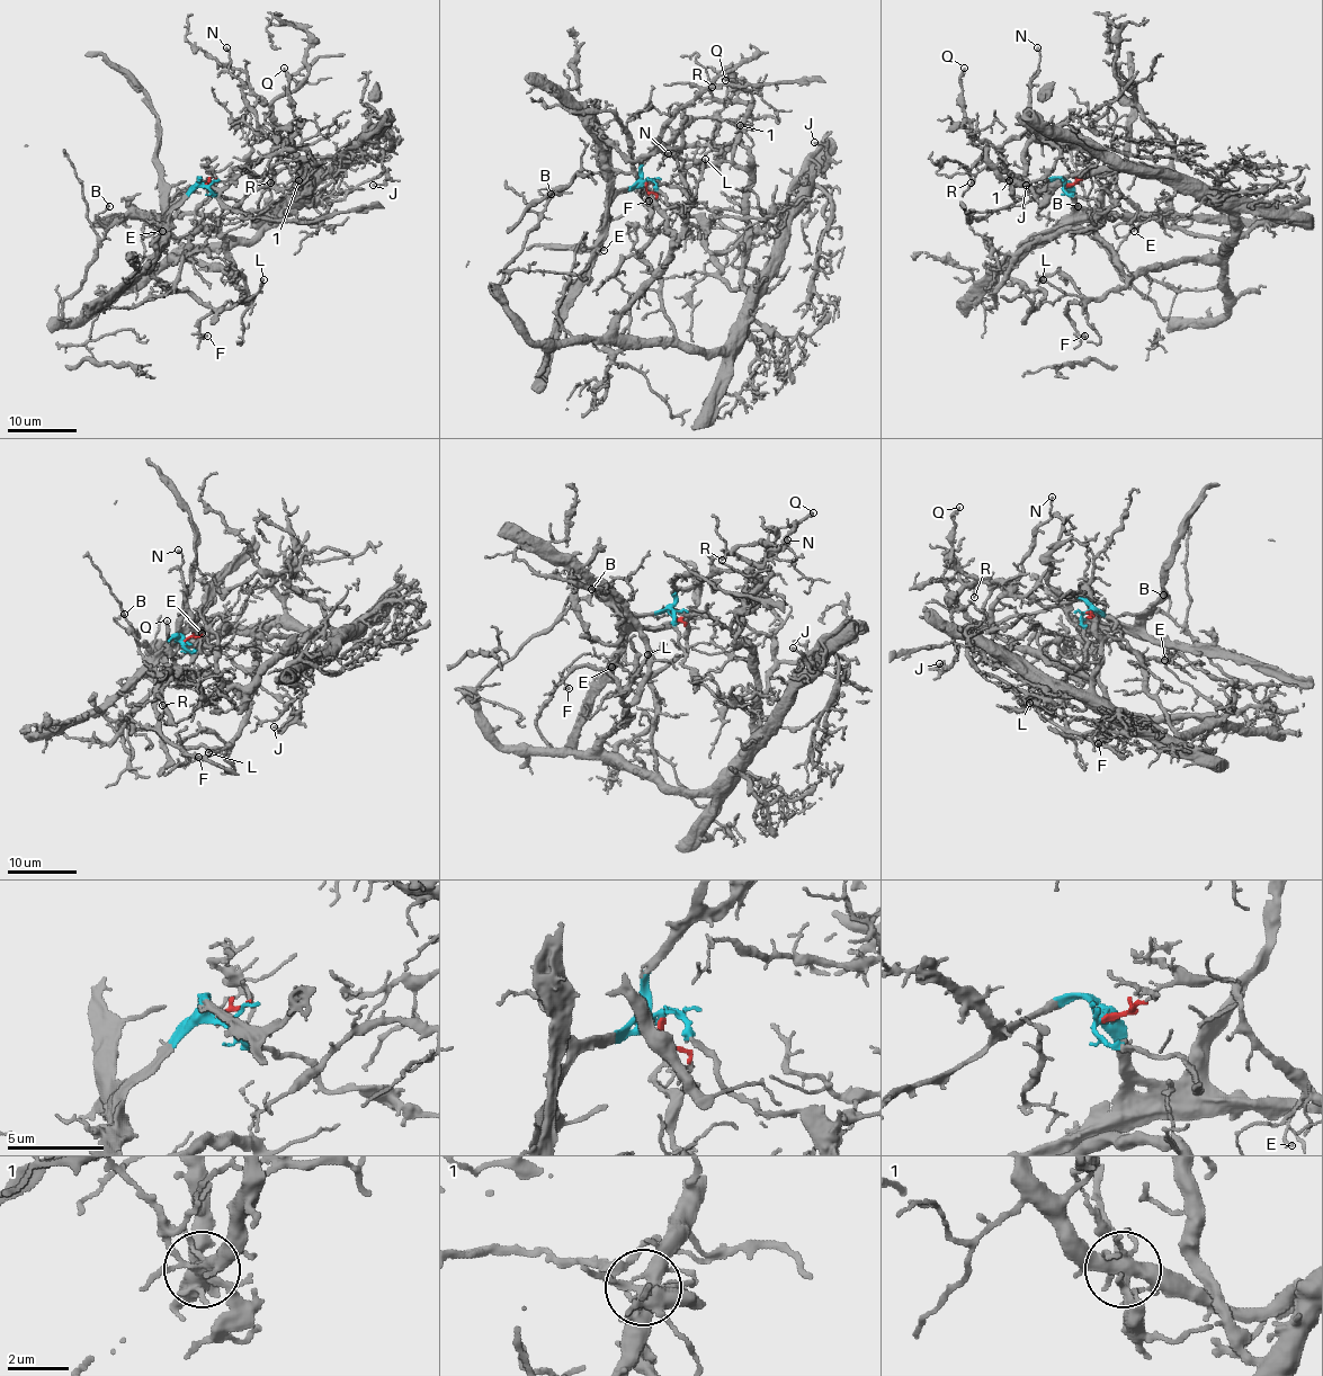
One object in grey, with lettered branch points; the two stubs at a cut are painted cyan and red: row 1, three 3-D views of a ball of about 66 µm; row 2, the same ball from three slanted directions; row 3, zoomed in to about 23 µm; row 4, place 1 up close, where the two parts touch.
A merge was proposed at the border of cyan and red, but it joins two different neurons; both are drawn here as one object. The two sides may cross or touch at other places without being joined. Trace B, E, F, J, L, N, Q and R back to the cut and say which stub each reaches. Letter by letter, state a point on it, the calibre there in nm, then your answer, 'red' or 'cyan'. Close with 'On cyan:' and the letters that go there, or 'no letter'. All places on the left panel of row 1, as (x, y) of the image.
B: place (109, 206); calibre 120 nm; red
E: place (162, 231); calibre 160 nm; cyan
F: place (207, 336); calibre 180 nm; red
J: place (373, 185); calibre 170 nm; red
L: place (264, 279); calibre 150 nm; red
N: place (226, 47); calibre 130 nm; red
Q: place (284, 68); calibre 170 nm; cyan
R: place (270, 182); calibre 100 nm; red
On cyan: E, Q

